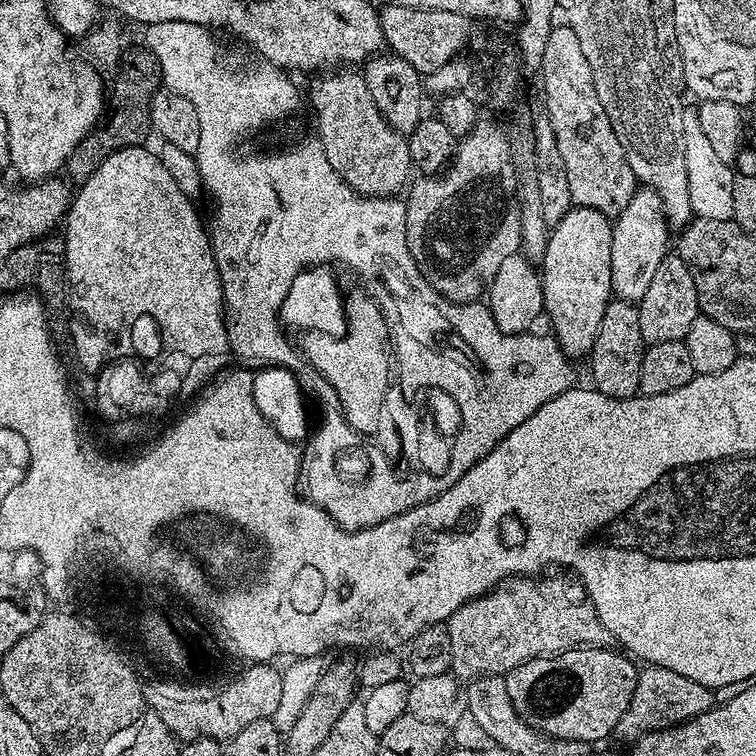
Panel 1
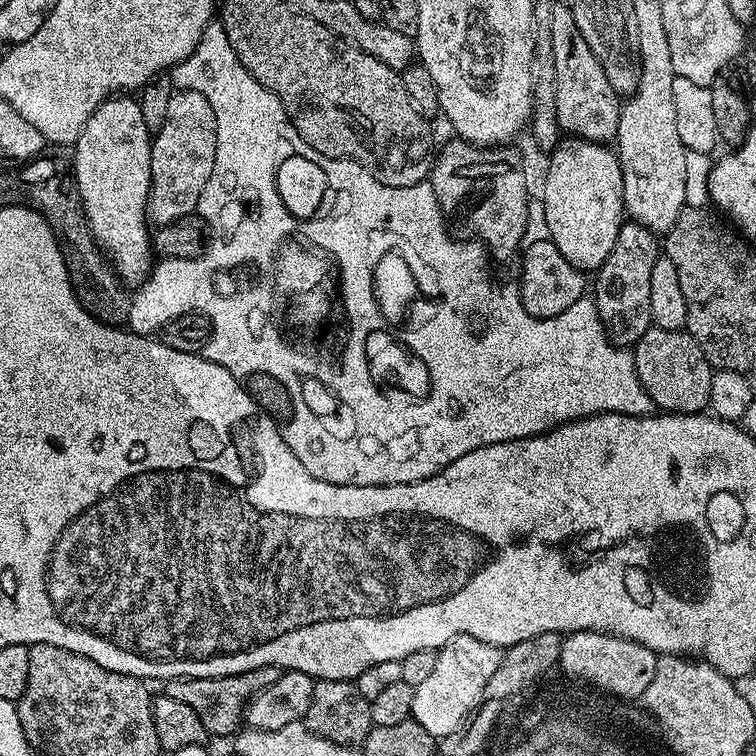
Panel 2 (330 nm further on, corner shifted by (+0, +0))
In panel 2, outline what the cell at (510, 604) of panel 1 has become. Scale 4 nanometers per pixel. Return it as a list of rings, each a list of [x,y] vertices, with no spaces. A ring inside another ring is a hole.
[[[470,634],[450,638],[450,642],[446,642],[436,652],[438,662],[432,673],[424,679],[422,686],[414,688],[411,719],[416,720],[418,726],[426,730],[426,734],[451,738],[462,718],[474,712],[486,682],[490,682],[490,678],[494,678],[494,670],[498,670],[501,655],[501,649],[495,644],[487,644]]]

